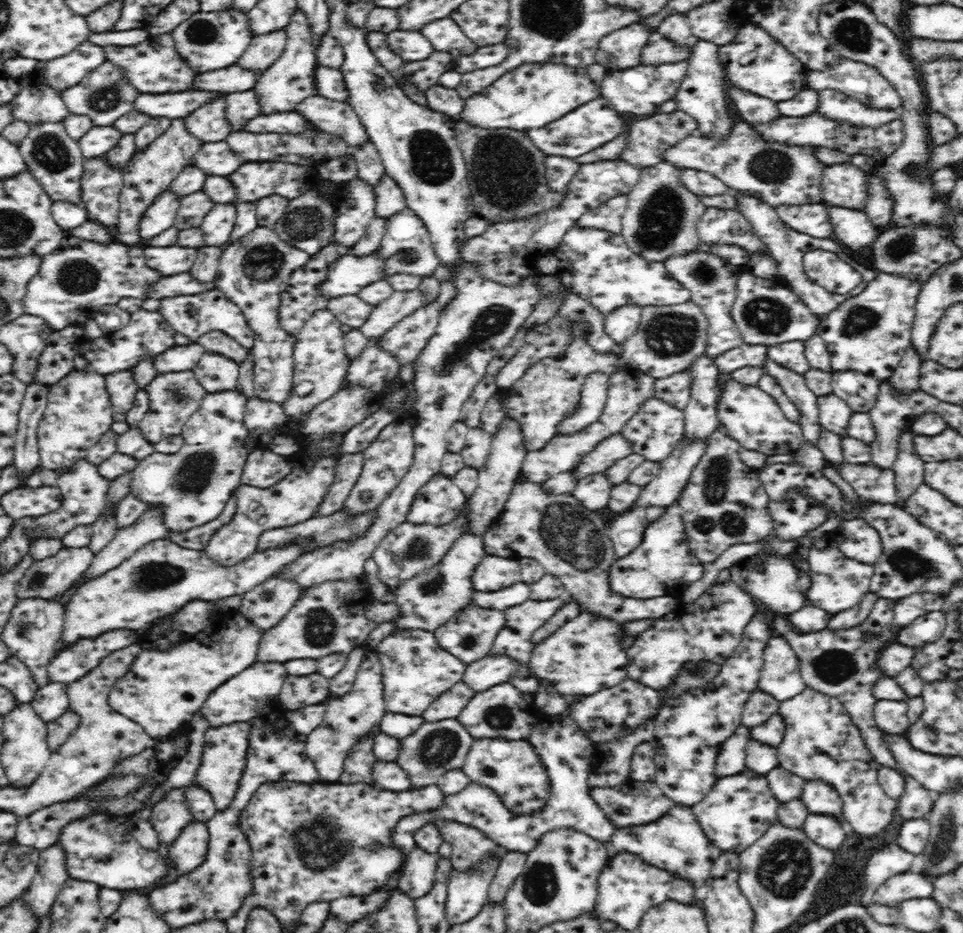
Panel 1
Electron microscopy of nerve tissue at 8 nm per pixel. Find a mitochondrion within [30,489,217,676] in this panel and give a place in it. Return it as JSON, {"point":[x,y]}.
{"point":[156,575]}

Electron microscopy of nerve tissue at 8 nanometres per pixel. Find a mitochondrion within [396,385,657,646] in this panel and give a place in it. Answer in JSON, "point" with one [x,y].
{"point":[576,531]}

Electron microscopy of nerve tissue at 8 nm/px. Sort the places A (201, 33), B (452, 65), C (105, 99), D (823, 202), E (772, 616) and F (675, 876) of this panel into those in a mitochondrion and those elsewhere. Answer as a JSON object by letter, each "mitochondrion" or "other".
{"A":"mitochondrion","B":"other","C":"mitochondrion","D":"other","E":"other","F":"other"}

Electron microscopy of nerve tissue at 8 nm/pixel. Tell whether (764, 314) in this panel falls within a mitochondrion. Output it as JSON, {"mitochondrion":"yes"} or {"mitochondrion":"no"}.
{"mitochondrion":"yes"}

